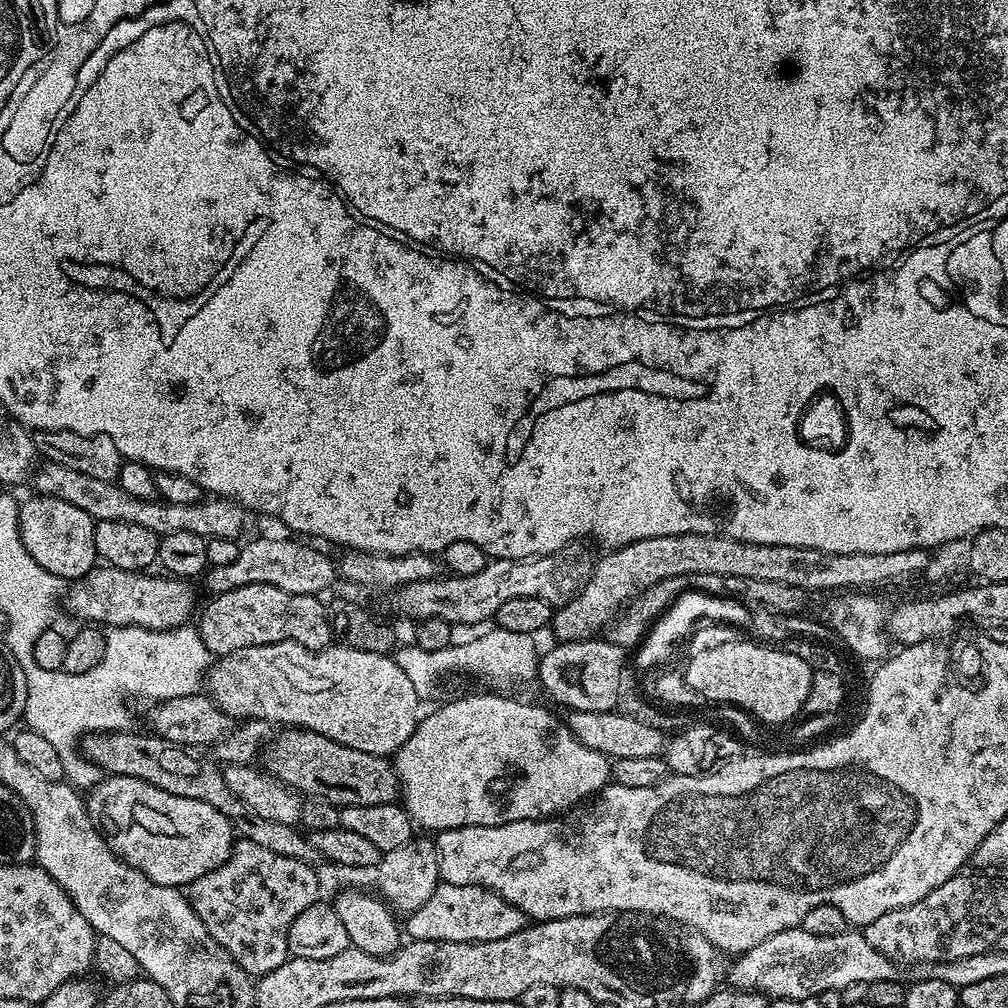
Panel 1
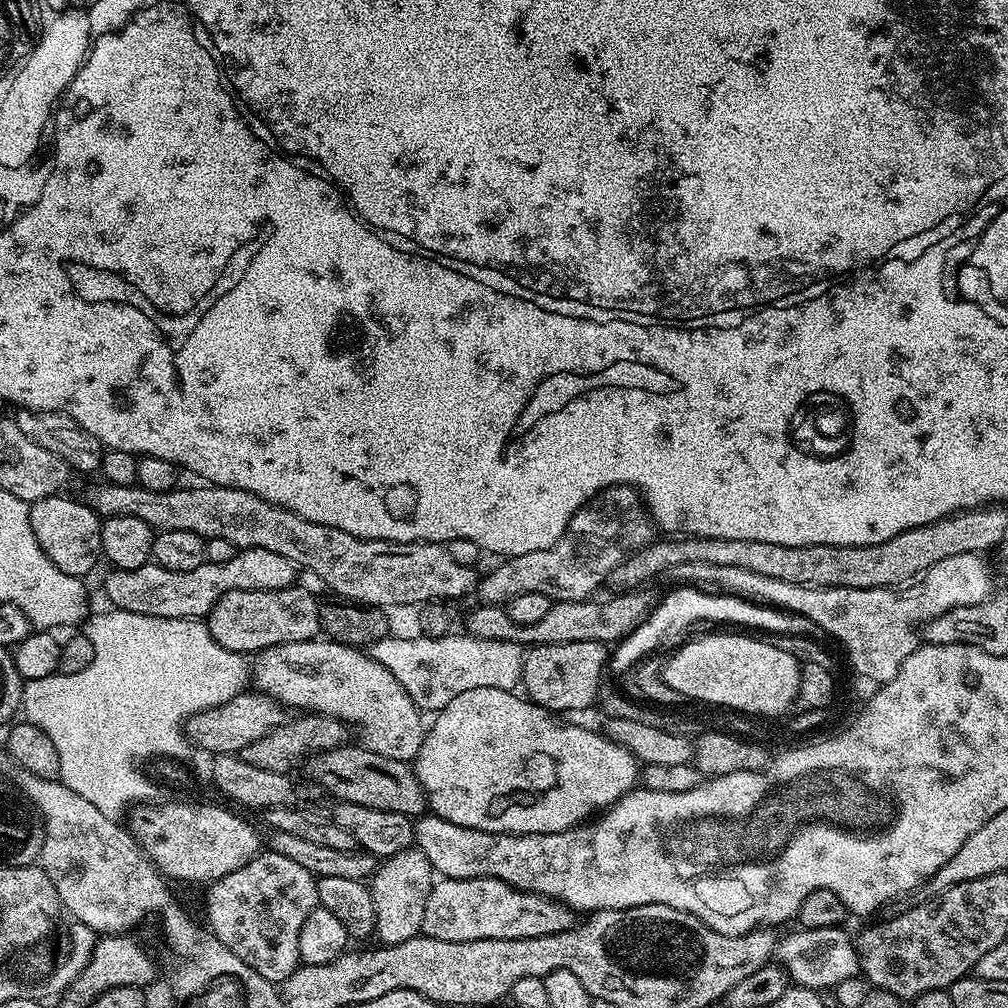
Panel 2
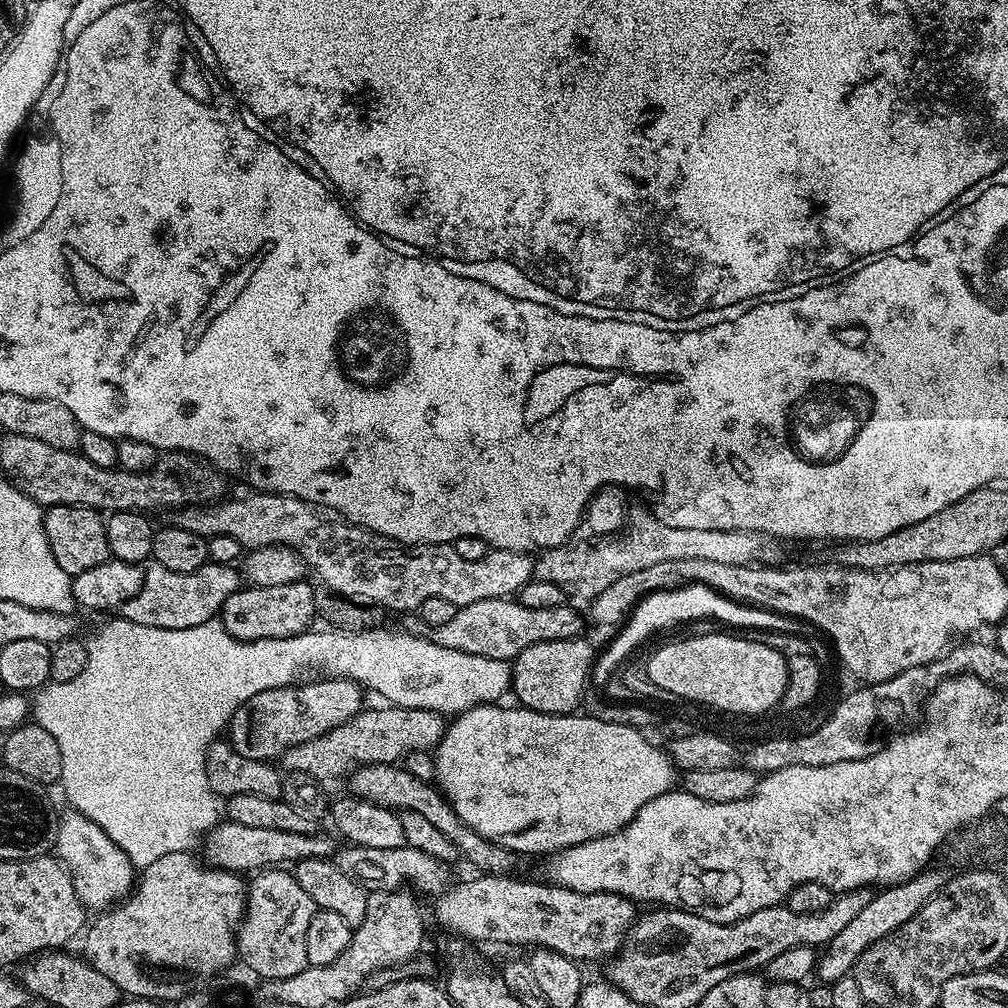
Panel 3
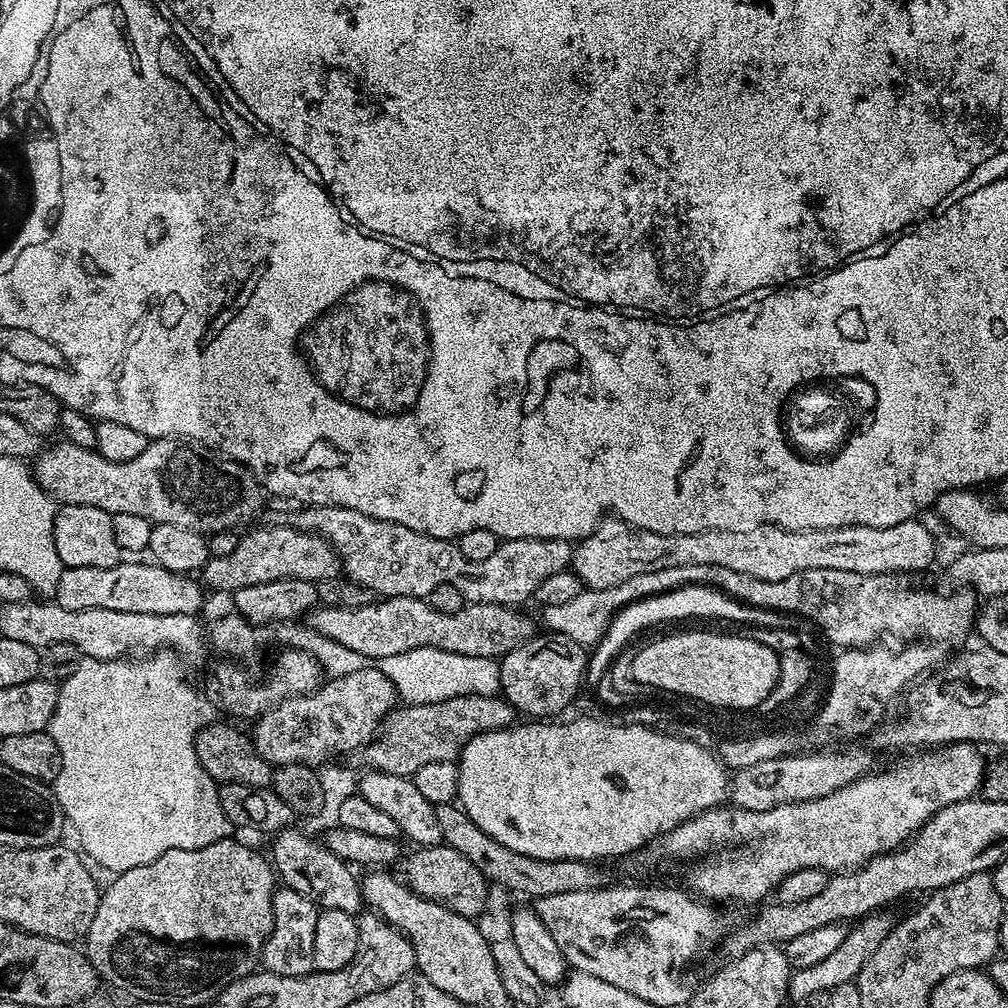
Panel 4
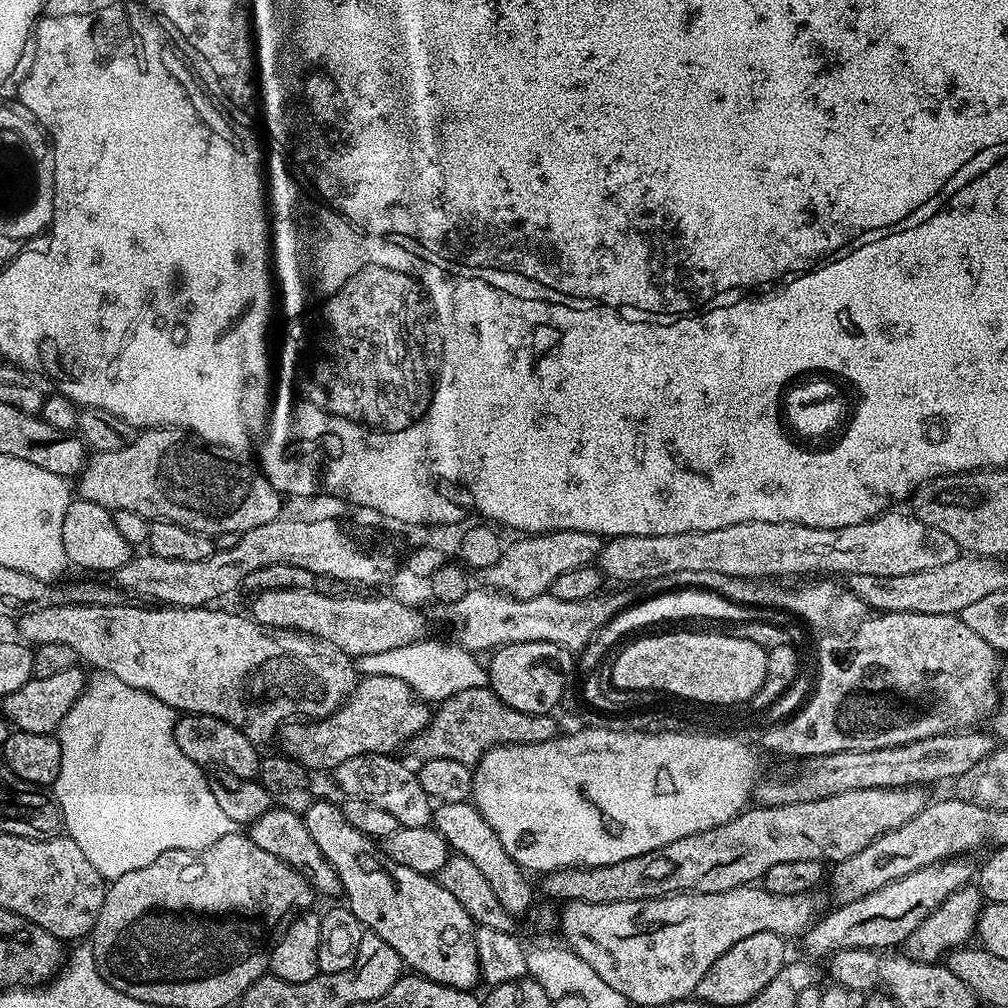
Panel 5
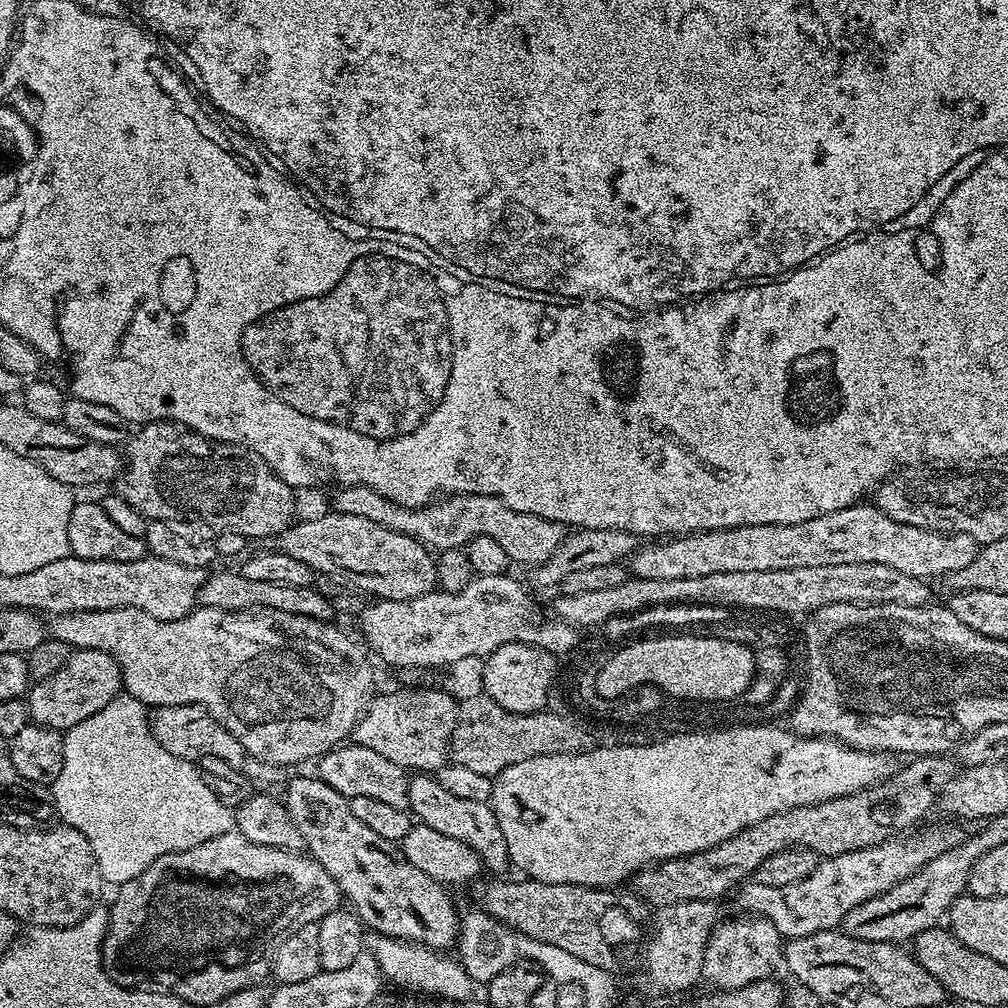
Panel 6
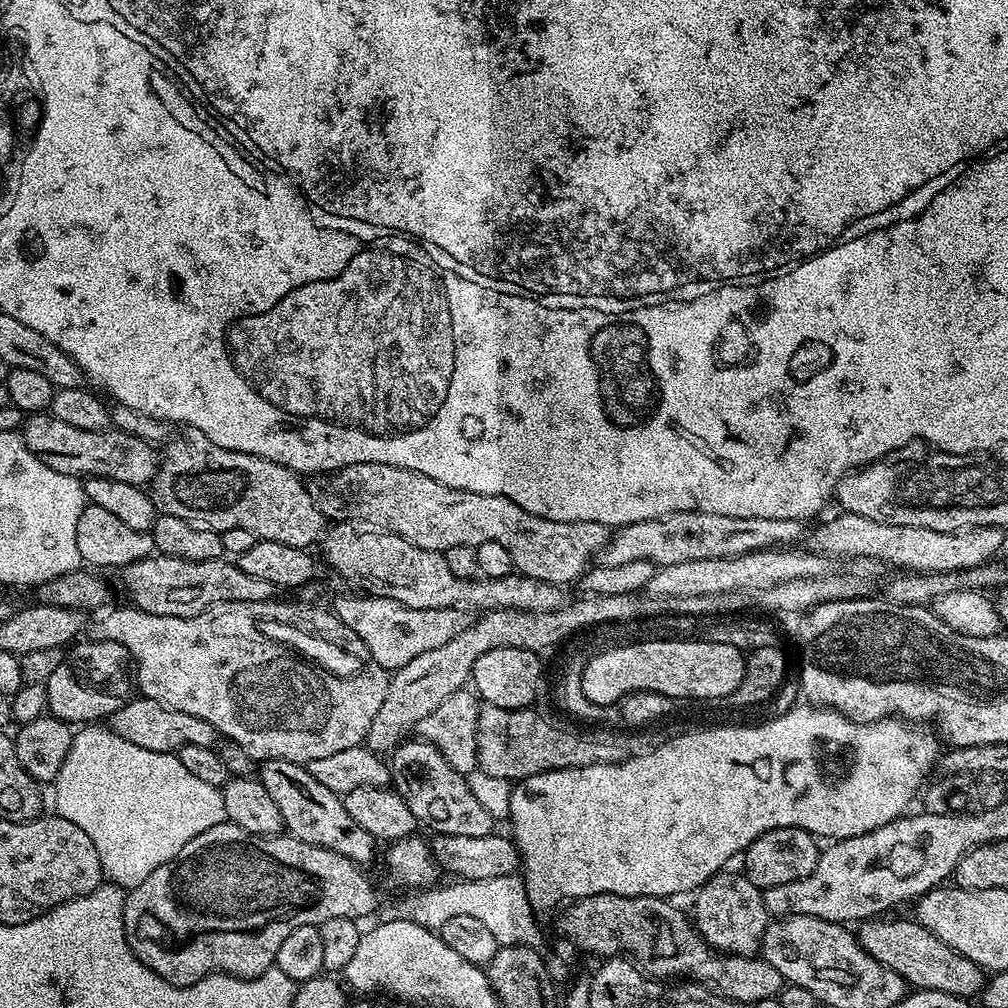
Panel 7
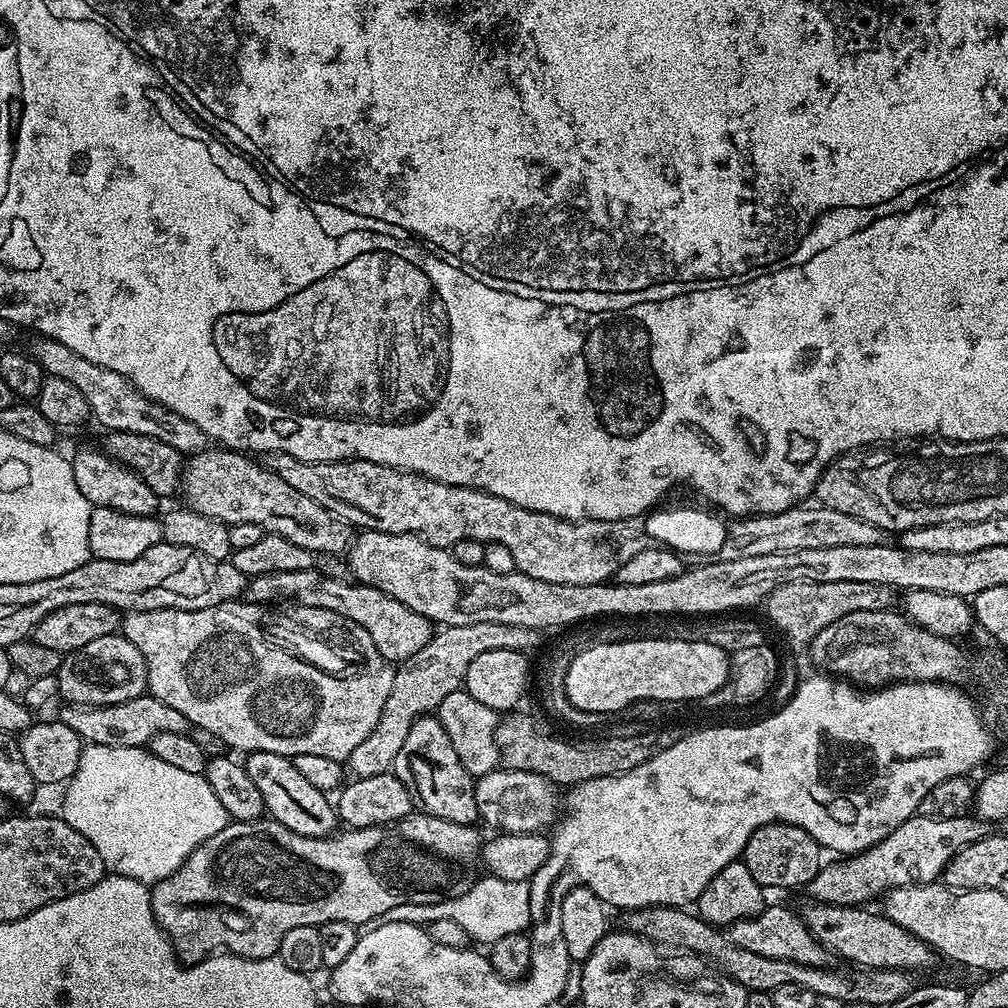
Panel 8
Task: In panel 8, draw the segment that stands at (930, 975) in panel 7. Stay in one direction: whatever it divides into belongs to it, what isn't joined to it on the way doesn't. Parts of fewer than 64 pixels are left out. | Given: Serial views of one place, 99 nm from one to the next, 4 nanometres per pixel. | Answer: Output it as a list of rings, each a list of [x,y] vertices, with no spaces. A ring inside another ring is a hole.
[[[809,903],[809,908],[802,912],[804,924],[811,930],[816,939],[828,949],[833,957],[841,956],[844,960],[853,960],[861,969],[869,968],[902,968],[909,974],[916,974],[919,968],[928,968],[935,960],[937,953],[929,944],[922,942],[910,930],[902,930],[890,918],[879,911],[868,912],[867,907],[851,904]]]

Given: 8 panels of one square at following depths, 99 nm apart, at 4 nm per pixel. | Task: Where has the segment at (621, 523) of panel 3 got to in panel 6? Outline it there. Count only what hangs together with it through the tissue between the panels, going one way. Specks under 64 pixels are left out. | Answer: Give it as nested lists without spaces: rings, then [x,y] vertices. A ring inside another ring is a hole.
[[[868,502],[797,524],[719,528],[717,532],[680,534],[665,542],[645,544],[630,560],[631,575],[638,578],[698,578],[702,574],[730,574],[730,570],[794,570],[798,566],[842,566],[842,562],[878,562],[902,570],[902,574],[939,578],[950,574],[950,570],[964,569],[978,547],[976,540],[966,534],[922,530],[906,526],[906,522],[894,522]]]

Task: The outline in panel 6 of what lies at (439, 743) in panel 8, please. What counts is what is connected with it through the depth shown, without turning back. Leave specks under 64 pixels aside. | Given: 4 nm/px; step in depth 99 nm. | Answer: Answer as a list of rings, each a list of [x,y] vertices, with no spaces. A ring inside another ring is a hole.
[[[416,774],[408,782],[408,808],[419,823],[430,826],[449,838],[458,838],[458,842],[466,842],[466,846],[470,846],[470,850],[478,854],[481,865],[487,871],[488,868],[492,871],[489,873],[507,873],[504,871],[510,868],[510,861],[506,850],[506,837],[502,835],[502,826],[498,826],[498,818],[491,803],[458,798],[444,790],[435,775]]]

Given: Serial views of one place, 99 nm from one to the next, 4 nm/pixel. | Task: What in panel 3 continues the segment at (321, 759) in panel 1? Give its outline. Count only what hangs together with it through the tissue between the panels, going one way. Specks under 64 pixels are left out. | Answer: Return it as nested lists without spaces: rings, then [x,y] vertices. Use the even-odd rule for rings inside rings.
[[[362,764],[355,772],[347,777],[351,795],[360,797],[361,800],[369,800],[380,804],[383,808],[401,810],[403,812],[417,812],[422,818],[427,818],[434,825],[434,830],[442,830],[446,838],[450,838],[455,845],[457,853],[465,856],[476,867],[475,871],[489,876],[512,876],[515,873],[517,853],[511,852],[506,846],[498,842],[490,842],[482,838],[458,814],[452,809],[452,803],[445,798],[435,783],[415,777],[407,772],[400,764]]]

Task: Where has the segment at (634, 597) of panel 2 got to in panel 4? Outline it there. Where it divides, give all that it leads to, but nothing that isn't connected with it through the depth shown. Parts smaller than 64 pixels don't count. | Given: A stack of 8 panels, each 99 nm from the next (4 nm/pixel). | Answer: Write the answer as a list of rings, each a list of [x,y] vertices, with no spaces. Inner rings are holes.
[[[390,596],[374,604],[357,608],[325,608],[317,606],[306,617],[307,627],[318,634],[350,646],[369,661],[379,662],[406,650],[437,648],[450,654],[470,654],[478,658],[499,658],[522,646],[537,635],[538,624],[516,606],[506,604],[469,604],[455,614],[434,610],[427,599],[418,596]]]

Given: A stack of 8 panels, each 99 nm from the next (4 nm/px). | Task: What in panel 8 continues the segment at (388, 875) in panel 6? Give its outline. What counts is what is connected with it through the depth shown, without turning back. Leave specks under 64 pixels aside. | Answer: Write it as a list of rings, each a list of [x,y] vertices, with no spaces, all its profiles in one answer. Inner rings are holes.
[[[249,752],[243,766],[250,774],[250,779],[254,781],[254,786],[258,786],[258,791],[262,793],[264,811],[271,819],[294,830],[294,834],[303,836],[331,836],[337,831],[338,817],[329,793],[318,790],[318,786],[310,786],[310,782],[306,782],[304,775],[298,770],[295,759],[269,752]]]

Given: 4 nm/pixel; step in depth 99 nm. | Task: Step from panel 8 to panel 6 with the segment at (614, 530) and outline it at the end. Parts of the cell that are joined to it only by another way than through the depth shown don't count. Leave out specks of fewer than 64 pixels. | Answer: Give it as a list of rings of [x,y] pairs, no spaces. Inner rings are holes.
[[[345,484],[335,489],[331,507],[342,514],[354,514],[358,518],[370,518],[370,522],[385,524],[390,530],[406,534],[418,543],[432,550],[445,548],[464,548],[474,538],[494,538],[506,549],[509,561],[513,565],[529,564],[535,566],[546,562],[554,550],[564,541],[565,525],[538,518],[534,514],[522,514],[497,496],[490,494],[466,494],[457,492],[437,498],[423,508],[407,508],[387,500],[373,488],[361,484]]]

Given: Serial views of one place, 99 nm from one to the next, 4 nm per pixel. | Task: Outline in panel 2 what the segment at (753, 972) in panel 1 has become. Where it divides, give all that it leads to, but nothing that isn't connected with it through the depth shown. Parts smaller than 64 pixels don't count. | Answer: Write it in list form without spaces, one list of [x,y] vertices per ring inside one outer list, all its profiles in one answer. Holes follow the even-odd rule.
[[[800,928],[789,936],[781,935],[774,953],[780,967],[788,971],[788,979],[801,988],[832,990],[838,982],[861,975],[860,956],[856,953],[855,939],[838,928]]]

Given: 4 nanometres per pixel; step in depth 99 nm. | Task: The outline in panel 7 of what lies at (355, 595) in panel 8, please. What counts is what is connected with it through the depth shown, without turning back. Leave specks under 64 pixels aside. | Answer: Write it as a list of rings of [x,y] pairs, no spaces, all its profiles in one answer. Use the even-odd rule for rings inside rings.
[[[352,595],[356,596],[338,597],[334,613],[365,642],[369,661],[387,670],[406,666],[418,654],[426,654],[426,650],[435,650],[450,642],[450,638],[458,638],[470,623],[469,613],[459,608],[411,608],[385,596]]]

